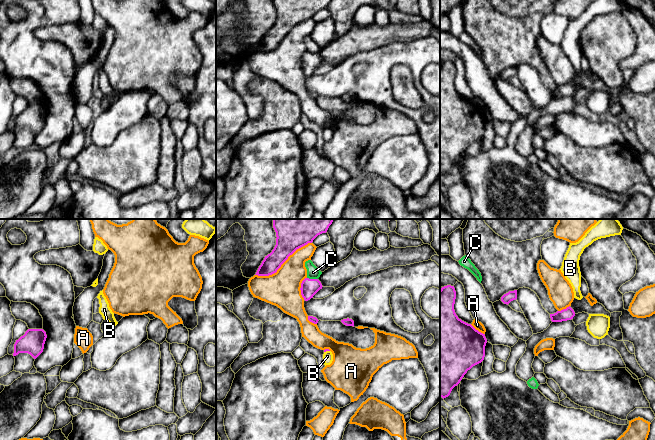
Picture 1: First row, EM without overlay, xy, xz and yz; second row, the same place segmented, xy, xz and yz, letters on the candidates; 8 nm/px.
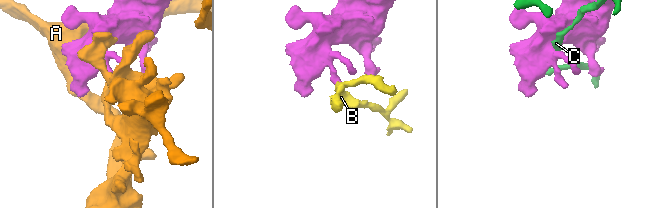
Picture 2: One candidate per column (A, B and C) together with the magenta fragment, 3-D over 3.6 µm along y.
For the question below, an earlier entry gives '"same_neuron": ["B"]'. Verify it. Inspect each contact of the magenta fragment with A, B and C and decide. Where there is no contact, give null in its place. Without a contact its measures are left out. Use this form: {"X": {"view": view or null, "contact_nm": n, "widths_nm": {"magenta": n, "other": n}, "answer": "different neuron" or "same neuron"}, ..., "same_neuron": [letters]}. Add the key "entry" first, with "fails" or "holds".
{"entry": "fails", "A": {"view": "xz", "contact_nm": 550, "widths_nm": {"magenta": 220, "other": 280}, "answer": "different neuron"}, "B": {"view": "xz", "contact_nm": 50, "widths_nm": {"magenta": 20, "other": 80}, "answer": "different neuron"}, "C": {"view": "xz", "contact_nm": 90, "widths_nm": {"magenta": 140, "other": 100}, "answer": "different neuron"}, "same_neuron": []}

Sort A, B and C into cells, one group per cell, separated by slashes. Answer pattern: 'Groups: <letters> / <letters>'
Groups: A / B / C

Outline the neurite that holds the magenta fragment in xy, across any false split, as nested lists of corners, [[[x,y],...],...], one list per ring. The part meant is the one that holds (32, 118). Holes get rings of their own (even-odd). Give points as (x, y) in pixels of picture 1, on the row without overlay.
[[[28,105],[14,120],[13,132],[28,129],[36,135],[44,125],[47,111],[43,105]]]

